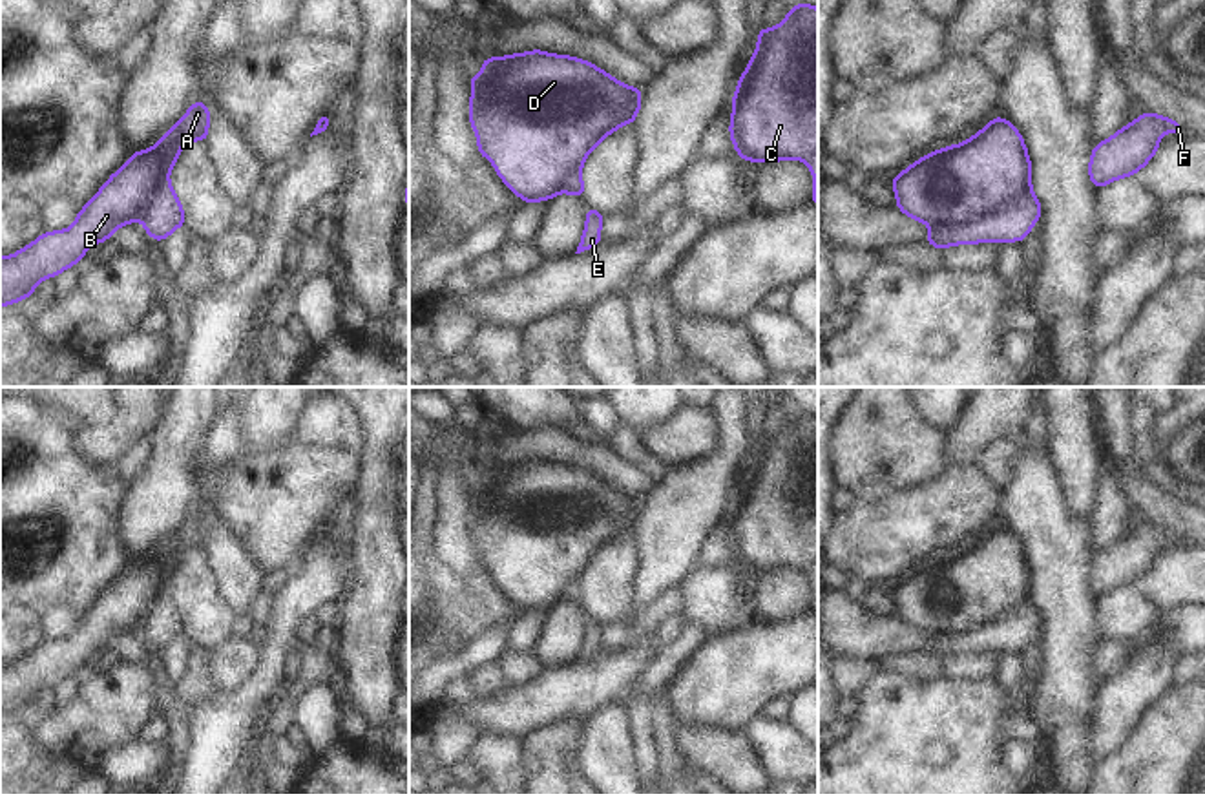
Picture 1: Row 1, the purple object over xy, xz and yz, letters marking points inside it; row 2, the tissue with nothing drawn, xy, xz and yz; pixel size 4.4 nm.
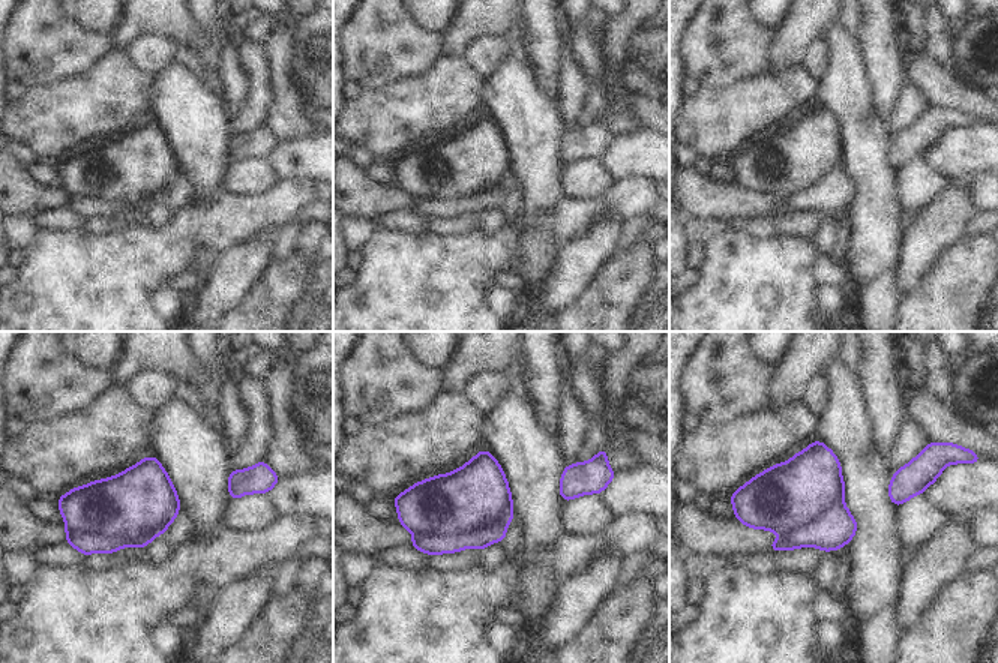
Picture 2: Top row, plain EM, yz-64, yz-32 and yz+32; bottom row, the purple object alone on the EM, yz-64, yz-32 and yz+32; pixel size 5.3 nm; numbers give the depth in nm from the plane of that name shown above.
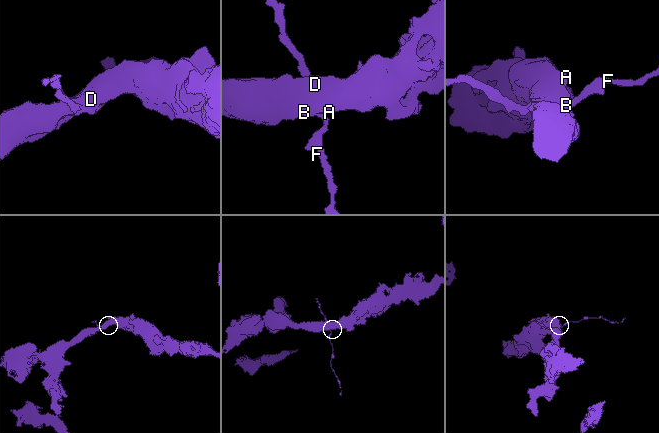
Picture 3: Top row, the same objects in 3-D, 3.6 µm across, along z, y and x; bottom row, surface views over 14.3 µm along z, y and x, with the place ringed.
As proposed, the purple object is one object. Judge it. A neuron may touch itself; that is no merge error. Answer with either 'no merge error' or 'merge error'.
merge error

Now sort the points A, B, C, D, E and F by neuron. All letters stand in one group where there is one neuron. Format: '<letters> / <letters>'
A B C D / E F

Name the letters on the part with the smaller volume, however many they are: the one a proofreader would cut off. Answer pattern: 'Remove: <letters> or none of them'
Remove: E, F

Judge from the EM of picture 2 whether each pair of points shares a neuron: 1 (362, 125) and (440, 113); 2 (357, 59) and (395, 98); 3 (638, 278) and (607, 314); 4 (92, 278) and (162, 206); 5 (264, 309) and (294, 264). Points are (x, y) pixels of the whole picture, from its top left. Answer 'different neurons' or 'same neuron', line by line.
1: same neuron
2: different neurons
3: same neuron
4: different neurons
5: same neuron

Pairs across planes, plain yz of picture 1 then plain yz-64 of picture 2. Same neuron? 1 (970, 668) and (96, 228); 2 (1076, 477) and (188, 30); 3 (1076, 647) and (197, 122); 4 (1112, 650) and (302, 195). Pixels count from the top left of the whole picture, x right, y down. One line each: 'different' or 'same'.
1: same
2: different
3: same
4: same

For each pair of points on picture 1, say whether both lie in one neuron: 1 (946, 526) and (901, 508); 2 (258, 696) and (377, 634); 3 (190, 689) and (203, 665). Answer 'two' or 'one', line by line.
1: one
2: two
3: one

